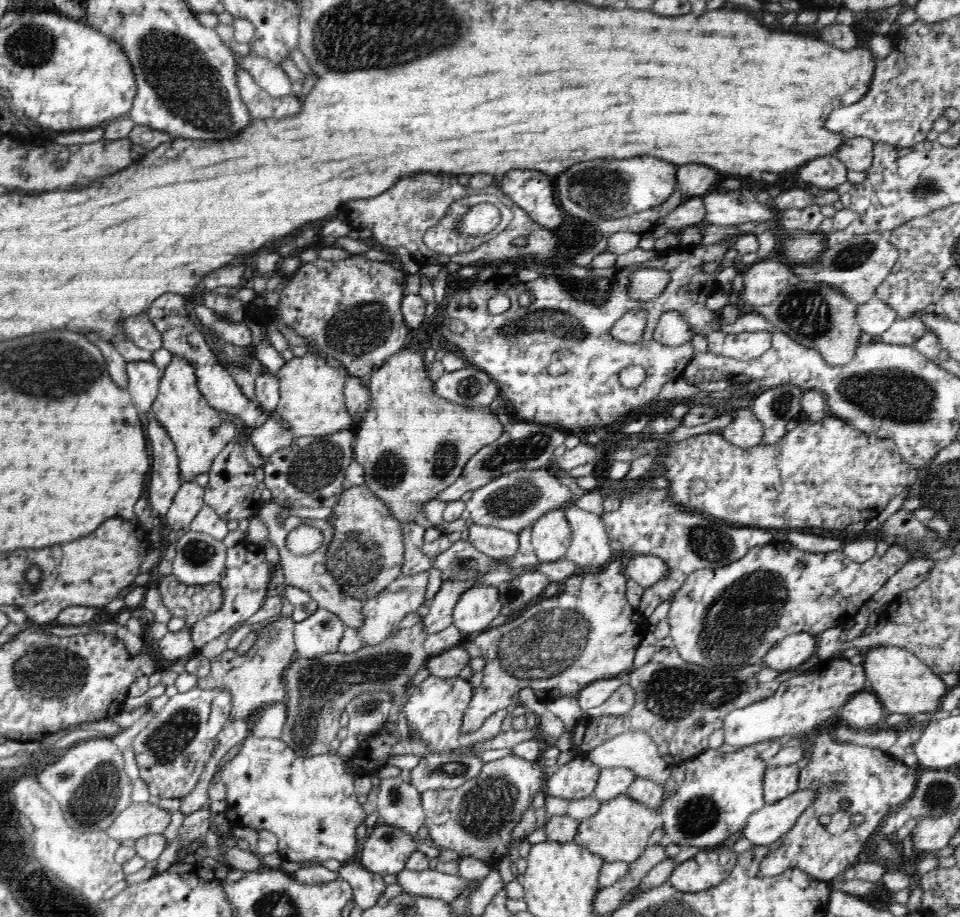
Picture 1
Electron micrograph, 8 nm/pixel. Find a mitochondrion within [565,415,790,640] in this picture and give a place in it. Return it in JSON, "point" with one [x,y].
{"point":[709,542]}

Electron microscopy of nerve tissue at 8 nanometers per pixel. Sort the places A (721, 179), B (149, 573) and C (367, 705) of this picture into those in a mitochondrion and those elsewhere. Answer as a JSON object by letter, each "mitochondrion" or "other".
{"A":"other","B":"other","C":"mitochondrion"}

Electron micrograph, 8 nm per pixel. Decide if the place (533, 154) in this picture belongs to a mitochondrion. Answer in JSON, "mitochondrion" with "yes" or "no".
{"mitochondrion":"no"}

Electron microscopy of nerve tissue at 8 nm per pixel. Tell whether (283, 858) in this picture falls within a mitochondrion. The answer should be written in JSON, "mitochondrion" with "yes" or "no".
{"mitochondrion":"no"}

